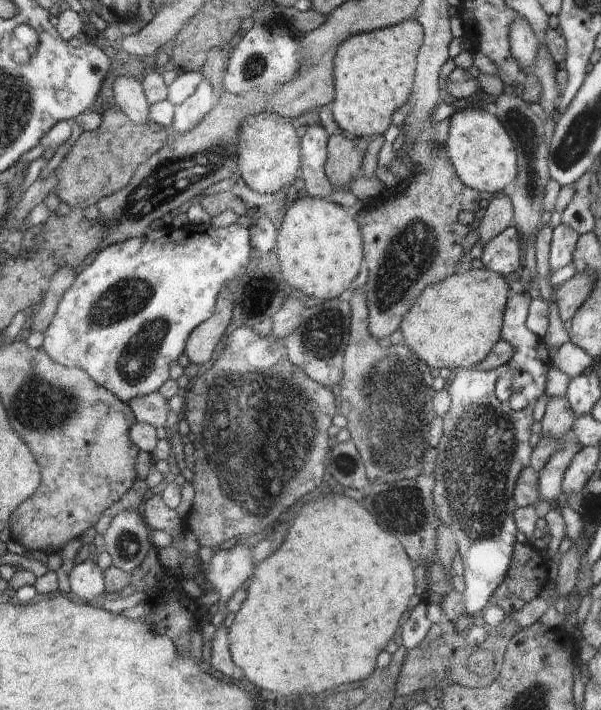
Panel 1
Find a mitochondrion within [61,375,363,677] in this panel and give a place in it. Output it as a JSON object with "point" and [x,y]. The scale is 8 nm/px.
{"point":[127,544]}

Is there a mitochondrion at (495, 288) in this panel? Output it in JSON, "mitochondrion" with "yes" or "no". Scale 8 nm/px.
{"mitochondrion":"no"}

